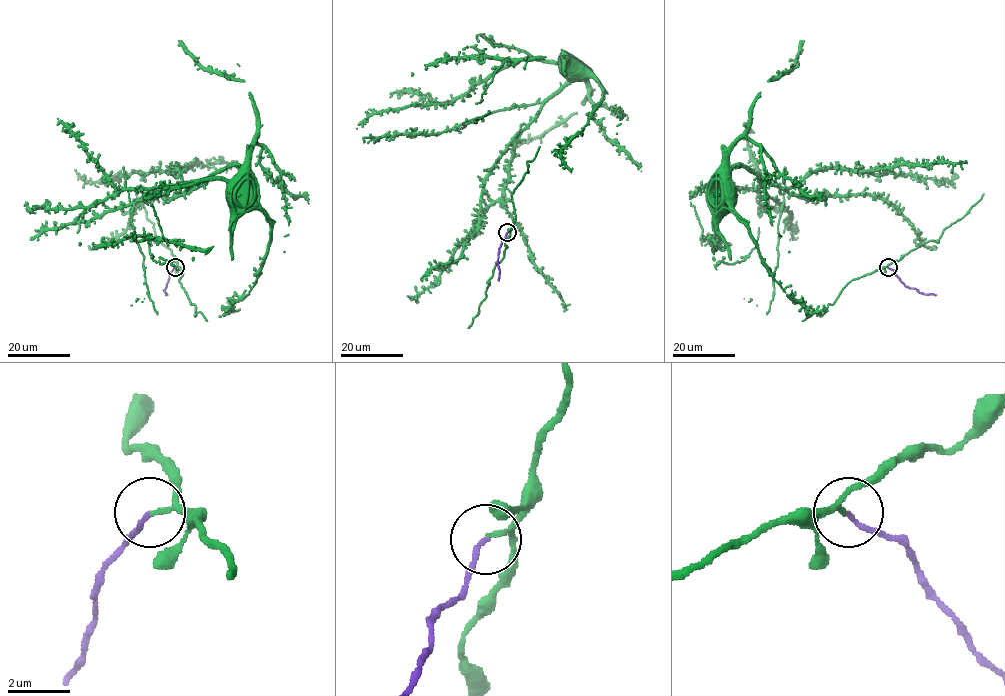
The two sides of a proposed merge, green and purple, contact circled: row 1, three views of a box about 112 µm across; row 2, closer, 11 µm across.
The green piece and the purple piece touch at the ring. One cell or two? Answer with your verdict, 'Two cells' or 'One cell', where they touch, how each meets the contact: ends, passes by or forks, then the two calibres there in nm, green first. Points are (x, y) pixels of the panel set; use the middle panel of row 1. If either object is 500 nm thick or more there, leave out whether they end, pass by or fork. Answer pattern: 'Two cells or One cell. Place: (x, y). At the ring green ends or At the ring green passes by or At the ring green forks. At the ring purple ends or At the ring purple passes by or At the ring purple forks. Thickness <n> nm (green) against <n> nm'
One cell. Place: (507, 232). At the ring green passes by. At the ring purple ends. Thickness 90 nm (green) against 150 nm

